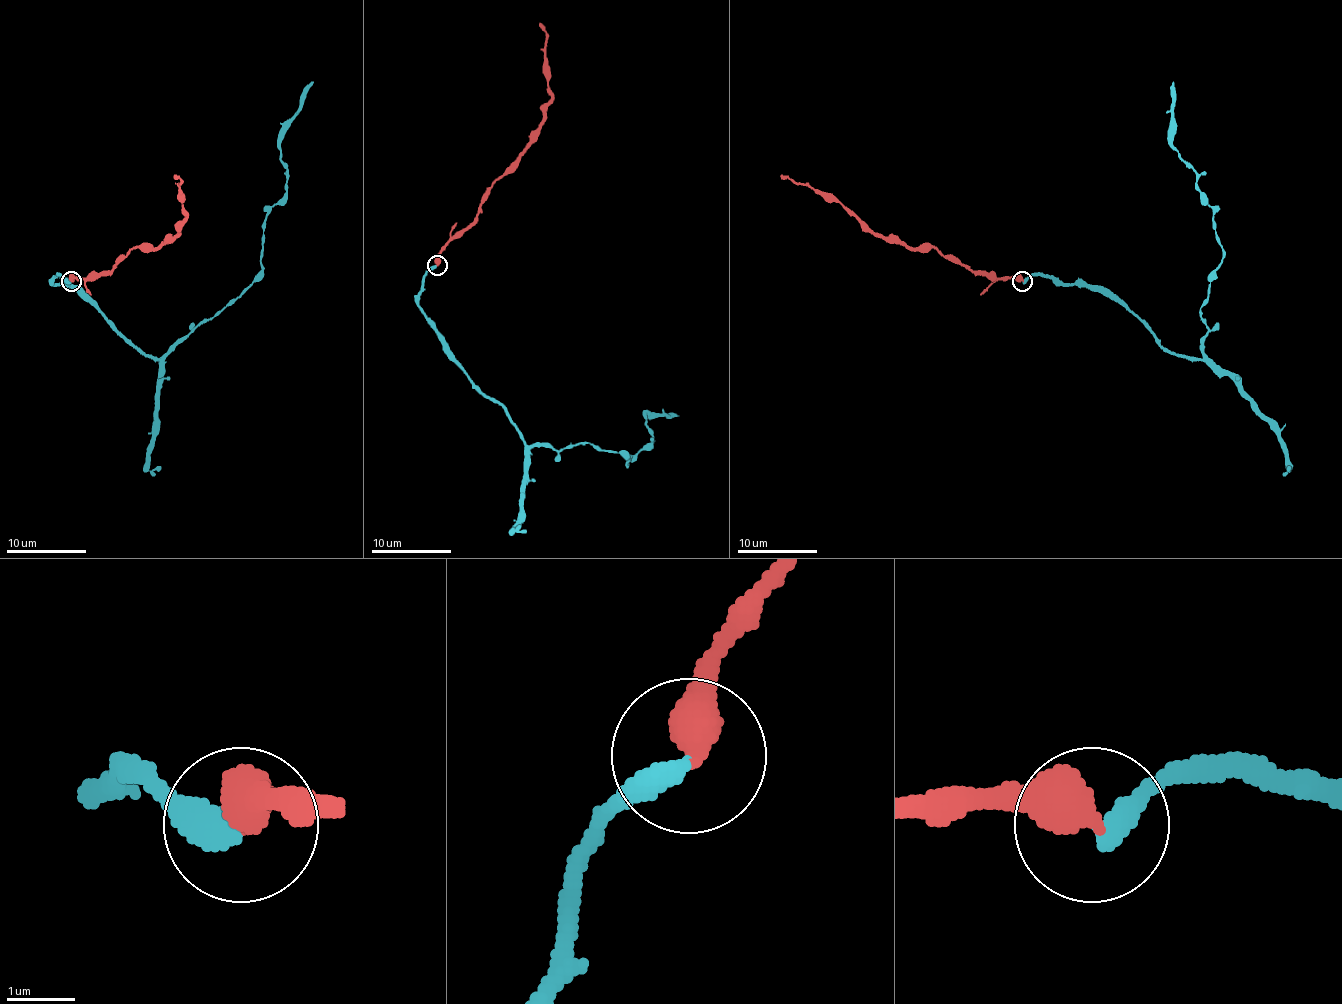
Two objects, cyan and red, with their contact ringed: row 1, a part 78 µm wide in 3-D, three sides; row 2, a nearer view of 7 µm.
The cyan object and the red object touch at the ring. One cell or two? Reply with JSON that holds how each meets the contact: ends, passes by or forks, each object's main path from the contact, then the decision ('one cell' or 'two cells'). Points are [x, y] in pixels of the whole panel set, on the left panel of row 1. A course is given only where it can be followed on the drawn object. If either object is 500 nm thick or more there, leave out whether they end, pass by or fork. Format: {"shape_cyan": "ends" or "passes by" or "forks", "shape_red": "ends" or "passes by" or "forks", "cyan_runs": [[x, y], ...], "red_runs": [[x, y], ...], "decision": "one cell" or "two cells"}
{"cyan_runs": [[71, 281], [53, 281], [159, 359], [225, 309], [263, 269], [263, 223], [287, 191], [281, 127], [313, 81]], "red_runs": [[71, 281], [107, 275], [133, 249], [159, 247], [179, 231], [179, 223], [187, 213], [181, 181], [175, 175]], "decision": "one cell"}

